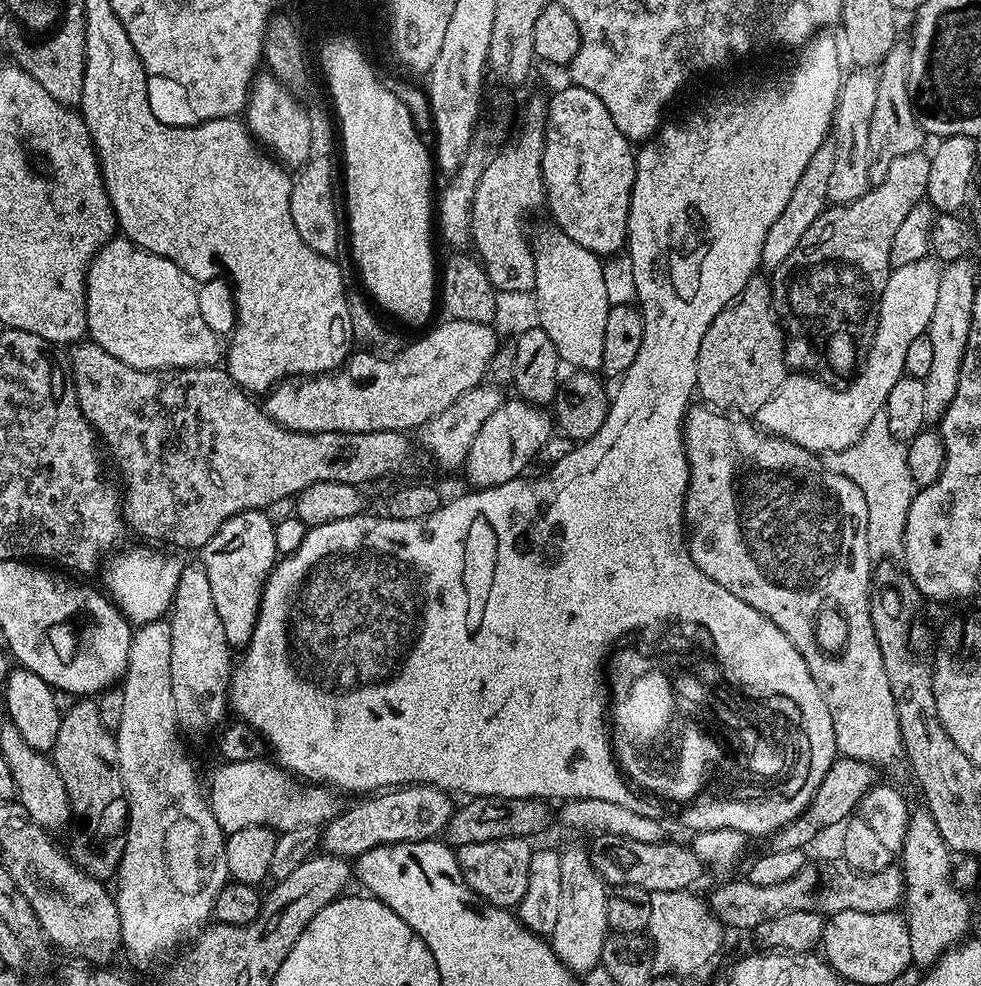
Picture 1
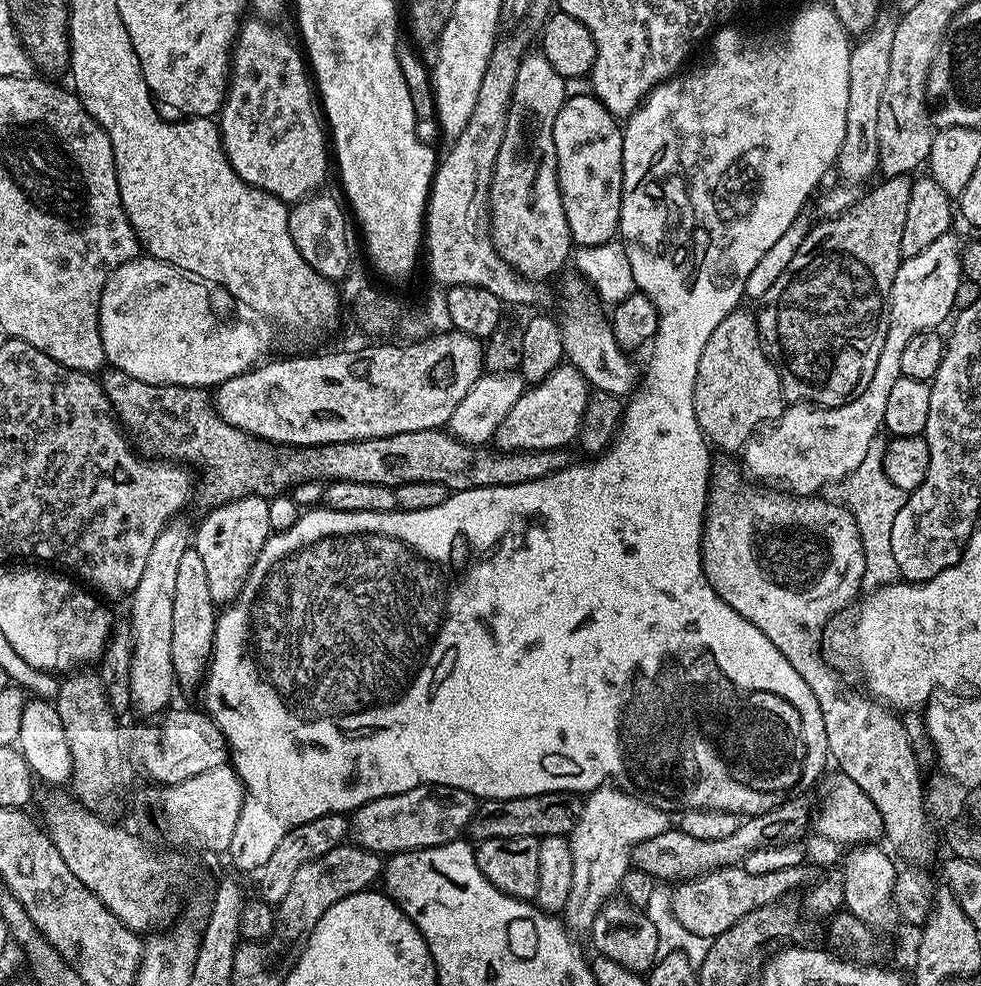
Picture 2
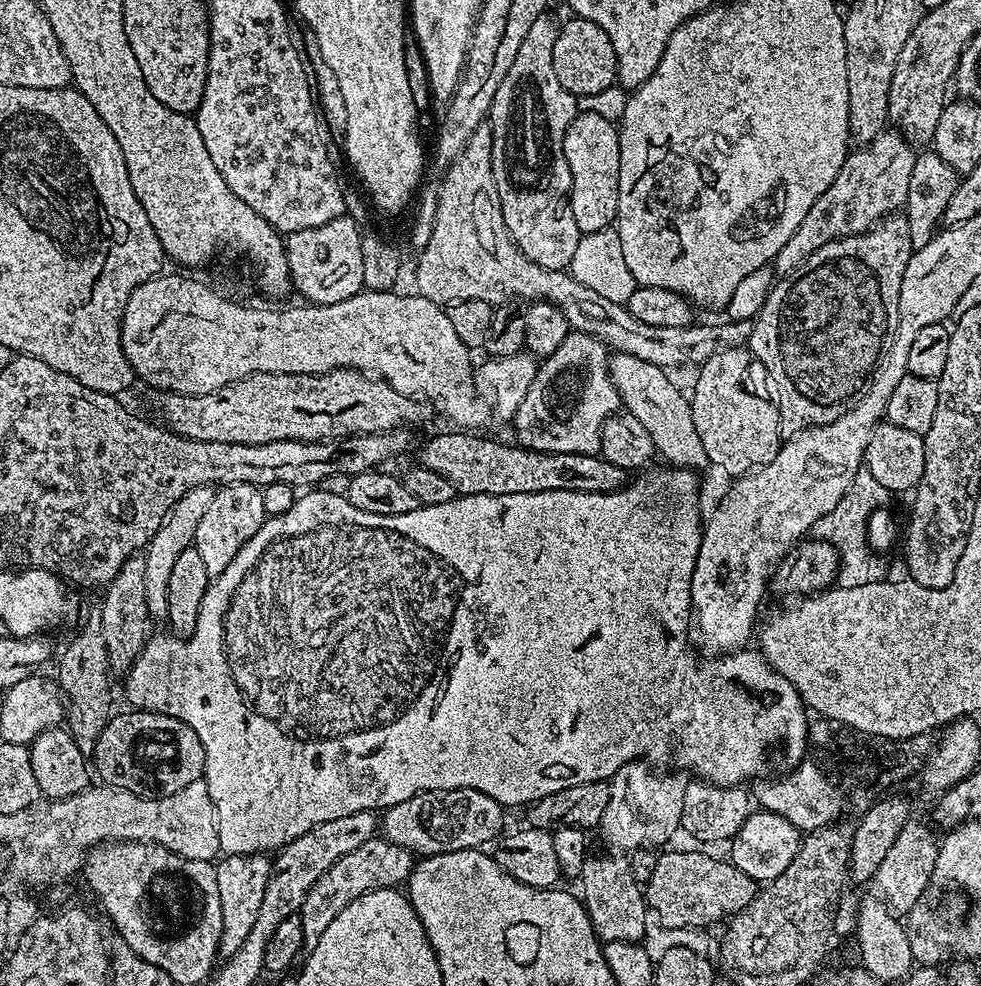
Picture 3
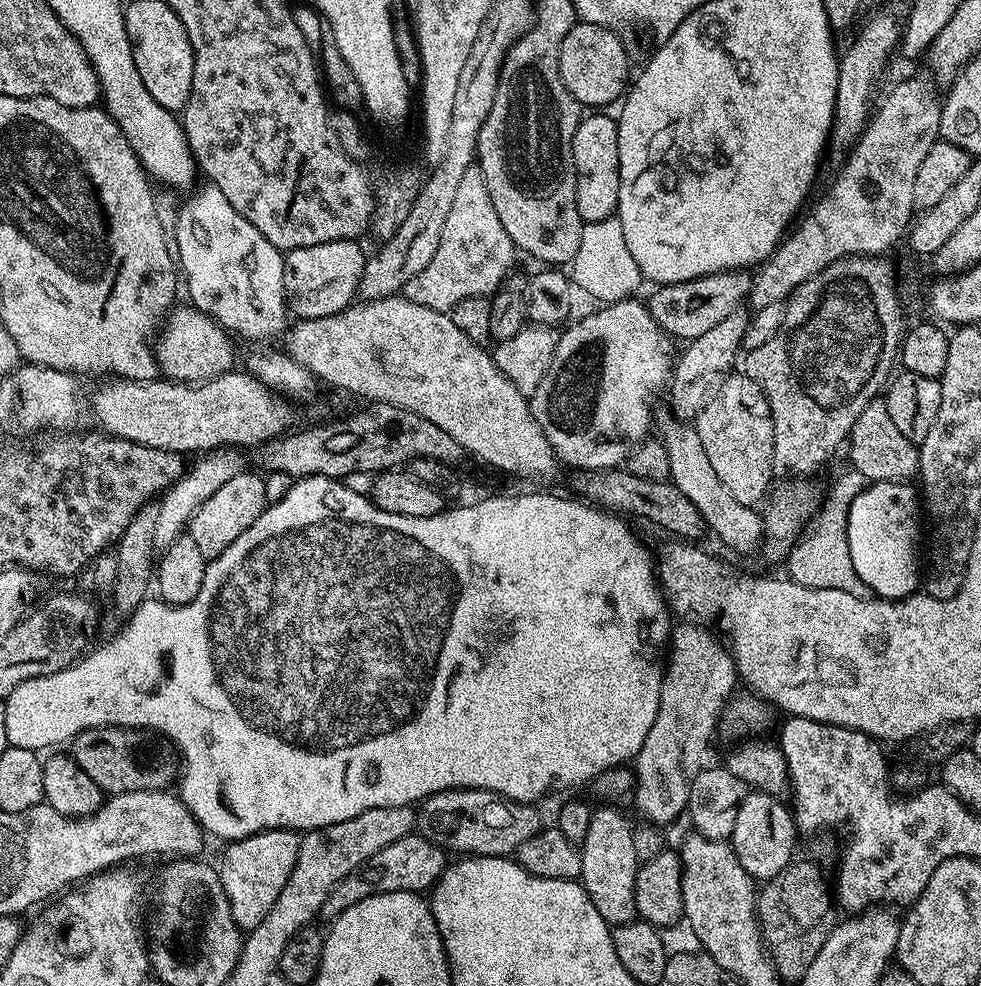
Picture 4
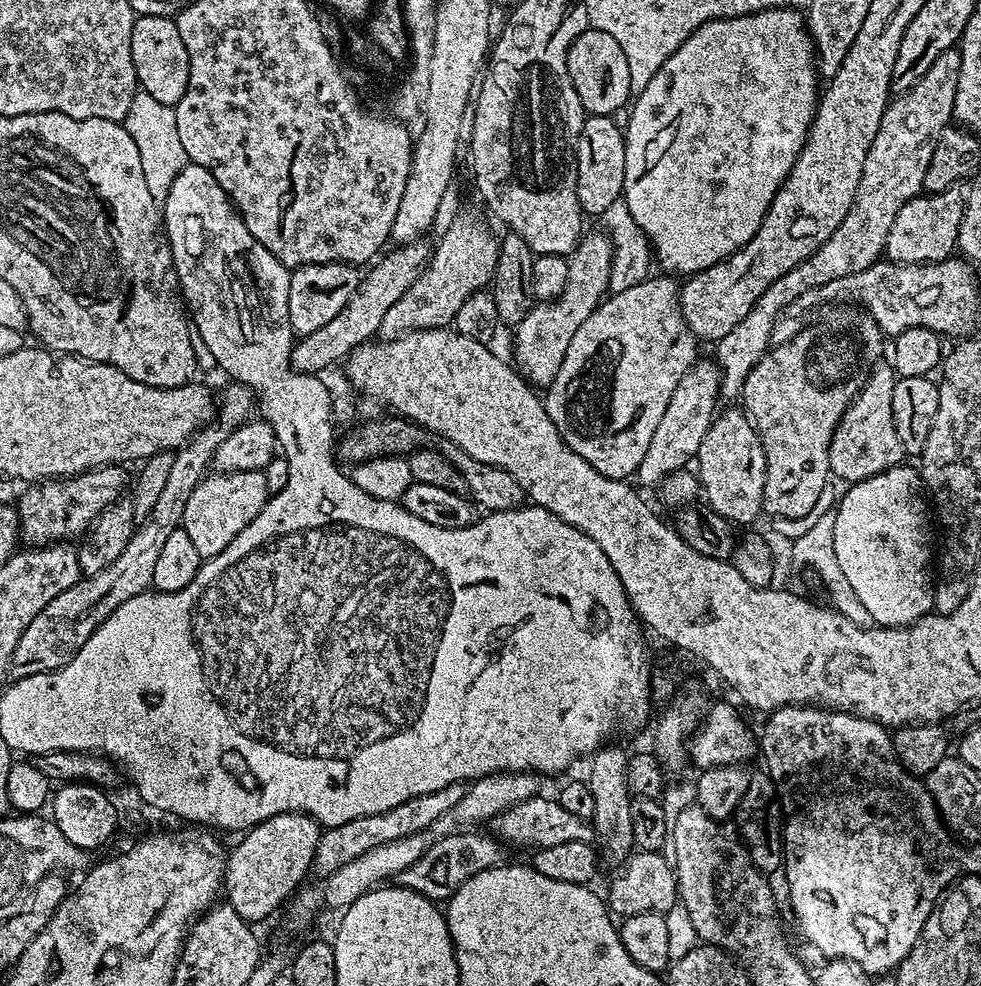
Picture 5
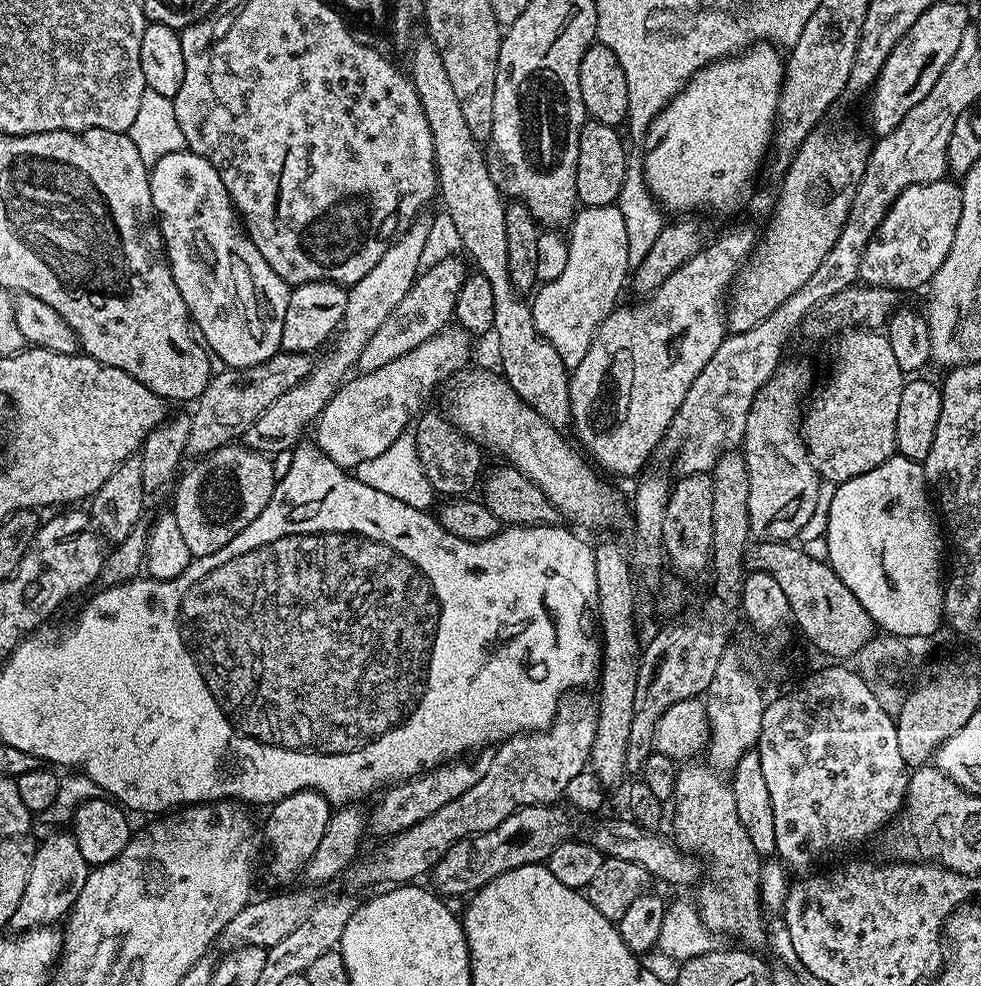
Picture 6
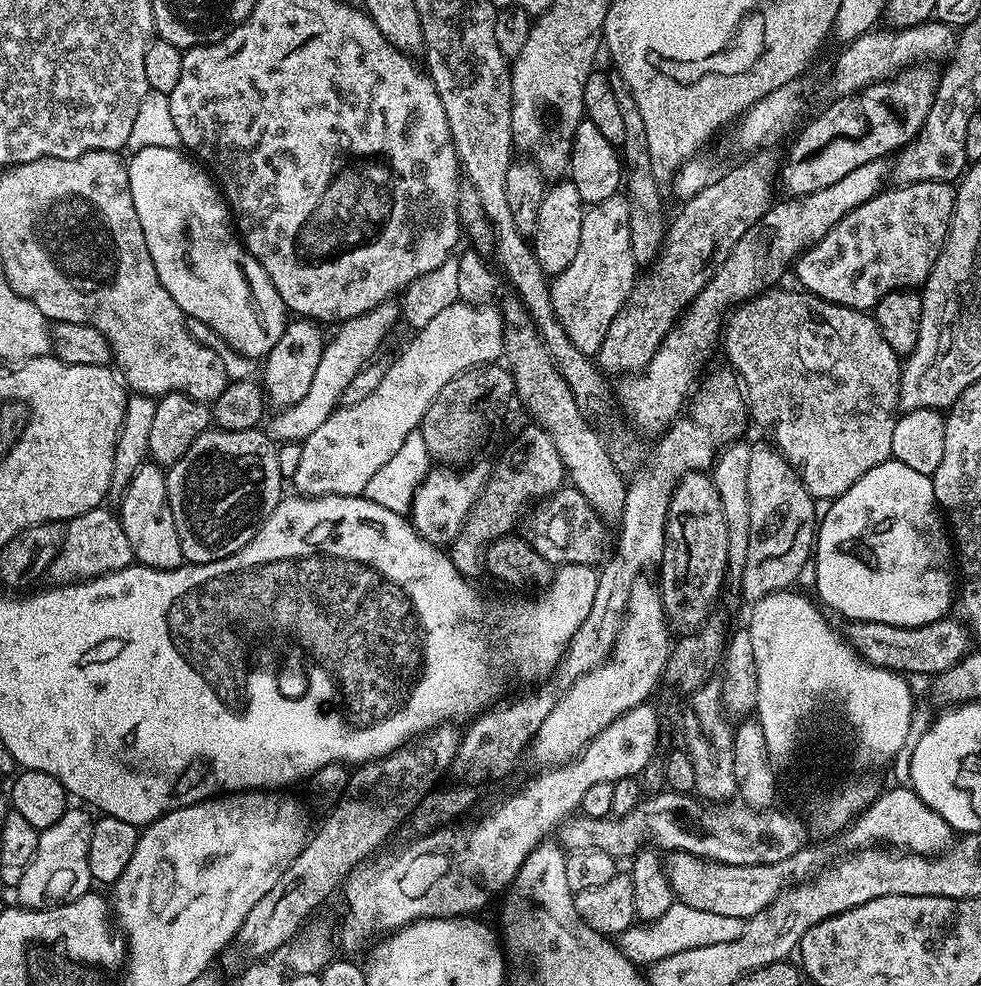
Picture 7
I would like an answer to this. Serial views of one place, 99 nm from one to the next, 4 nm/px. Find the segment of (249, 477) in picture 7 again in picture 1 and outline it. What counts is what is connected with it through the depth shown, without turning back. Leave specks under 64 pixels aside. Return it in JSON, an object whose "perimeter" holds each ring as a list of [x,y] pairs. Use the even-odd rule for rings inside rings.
{"perimeter":[[[255,508],[234,514],[234,518],[226,521],[210,538],[210,542],[202,549],[202,563],[210,578],[210,591],[214,594],[214,606],[218,609],[218,618],[222,618],[222,630],[226,630],[228,643],[233,646],[247,645],[252,637],[252,628],[256,624],[256,615],[260,613],[260,599],[264,593],[264,583],[278,563],[278,553],[274,542],[276,525],[269,518],[267,511]]]}

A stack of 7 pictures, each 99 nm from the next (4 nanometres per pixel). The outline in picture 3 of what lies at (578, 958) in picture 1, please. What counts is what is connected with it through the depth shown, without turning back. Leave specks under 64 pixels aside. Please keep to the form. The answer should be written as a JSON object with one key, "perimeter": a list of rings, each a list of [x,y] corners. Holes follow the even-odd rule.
{"perimeter":[[[640,758],[627,761],[610,777],[610,802],[606,802],[606,812],[598,825],[598,832],[609,844],[607,847],[624,854],[631,854],[635,848],[664,844],[681,831],[682,794],[686,794],[688,780],[680,776],[659,776],[644,763]]]}

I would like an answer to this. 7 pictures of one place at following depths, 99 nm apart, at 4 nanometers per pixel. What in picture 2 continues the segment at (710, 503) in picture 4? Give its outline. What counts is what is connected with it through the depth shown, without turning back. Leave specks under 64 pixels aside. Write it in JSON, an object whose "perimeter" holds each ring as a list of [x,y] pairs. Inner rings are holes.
{"perimeter":[[[572,274],[572,277],[564,284],[564,296],[572,310],[565,320],[559,321],[560,338],[562,350],[564,351],[567,363],[572,364],[582,373],[584,379],[597,393],[607,393],[610,396],[624,398],[637,387],[638,372],[632,369],[628,361],[629,353],[623,348],[609,346],[604,348],[604,343],[609,343],[610,328],[607,323],[596,320],[596,316],[584,305],[584,292],[586,284],[579,275]]]}

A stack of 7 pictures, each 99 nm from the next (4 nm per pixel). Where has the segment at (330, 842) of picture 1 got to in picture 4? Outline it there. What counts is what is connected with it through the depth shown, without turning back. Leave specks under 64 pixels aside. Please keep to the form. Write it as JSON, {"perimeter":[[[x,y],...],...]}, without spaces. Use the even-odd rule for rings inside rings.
{"perimeter":[[[485,788],[435,792],[420,801],[416,828],[419,835],[449,853],[511,857],[522,846],[522,842],[542,830],[540,816],[532,808],[535,807],[531,803],[505,800],[500,793],[488,792]]]}

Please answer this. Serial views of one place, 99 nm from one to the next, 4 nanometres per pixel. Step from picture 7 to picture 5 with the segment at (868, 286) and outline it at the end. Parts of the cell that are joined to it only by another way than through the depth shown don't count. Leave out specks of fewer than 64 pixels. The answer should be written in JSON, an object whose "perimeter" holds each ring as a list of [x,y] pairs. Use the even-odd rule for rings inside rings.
{"perimeter":[[[950,187],[944,192],[921,194],[906,202],[906,206],[898,210],[894,226],[890,226],[884,256],[898,264],[938,263],[951,257],[958,248],[956,239],[964,217],[964,200],[956,191],[955,187]]]}

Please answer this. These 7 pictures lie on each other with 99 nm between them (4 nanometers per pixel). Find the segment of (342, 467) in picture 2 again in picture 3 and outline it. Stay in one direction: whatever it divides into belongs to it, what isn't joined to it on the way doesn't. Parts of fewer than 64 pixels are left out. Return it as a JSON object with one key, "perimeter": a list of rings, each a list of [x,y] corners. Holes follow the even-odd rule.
{"perimeter":[[[451,430],[432,436],[420,448],[419,467],[435,470],[455,486],[462,496],[497,496],[498,494],[534,494],[542,490],[578,490],[579,492],[616,492],[626,483],[625,469],[608,462],[599,454],[562,454],[522,448],[515,442],[503,444],[487,440],[472,430]]]}

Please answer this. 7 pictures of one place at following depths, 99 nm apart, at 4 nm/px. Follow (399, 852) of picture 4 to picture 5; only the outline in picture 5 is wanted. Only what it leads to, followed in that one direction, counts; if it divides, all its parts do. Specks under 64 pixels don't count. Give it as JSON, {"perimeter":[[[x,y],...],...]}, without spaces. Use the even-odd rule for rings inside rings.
{"perimeter":[[[461,830],[434,842],[434,846],[430,846],[430,850],[426,850],[426,854],[418,858],[418,862],[397,873],[394,877],[395,883],[401,888],[409,888],[422,894],[430,901],[447,902],[454,890],[458,890],[458,886],[466,882],[466,878],[474,878],[474,874],[482,870],[497,867],[505,859],[505,849],[495,835],[479,836],[476,832],[479,831]]]}

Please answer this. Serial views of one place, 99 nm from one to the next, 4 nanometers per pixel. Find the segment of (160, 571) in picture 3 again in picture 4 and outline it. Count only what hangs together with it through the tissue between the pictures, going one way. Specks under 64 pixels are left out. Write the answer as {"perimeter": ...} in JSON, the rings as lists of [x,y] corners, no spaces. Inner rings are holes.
{"perimeter":[[[216,448],[213,452],[205,452],[199,458],[191,461],[190,467],[174,483],[166,489],[158,500],[158,522],[154,529],[154,542],[157,549],[163,550],[170,546],[179,536],[185,535],[186,529],[192,523],[192,515],[221,486],[226,486],[230,478],[238,478],[246,470],[245,453],[239,448]]]}

